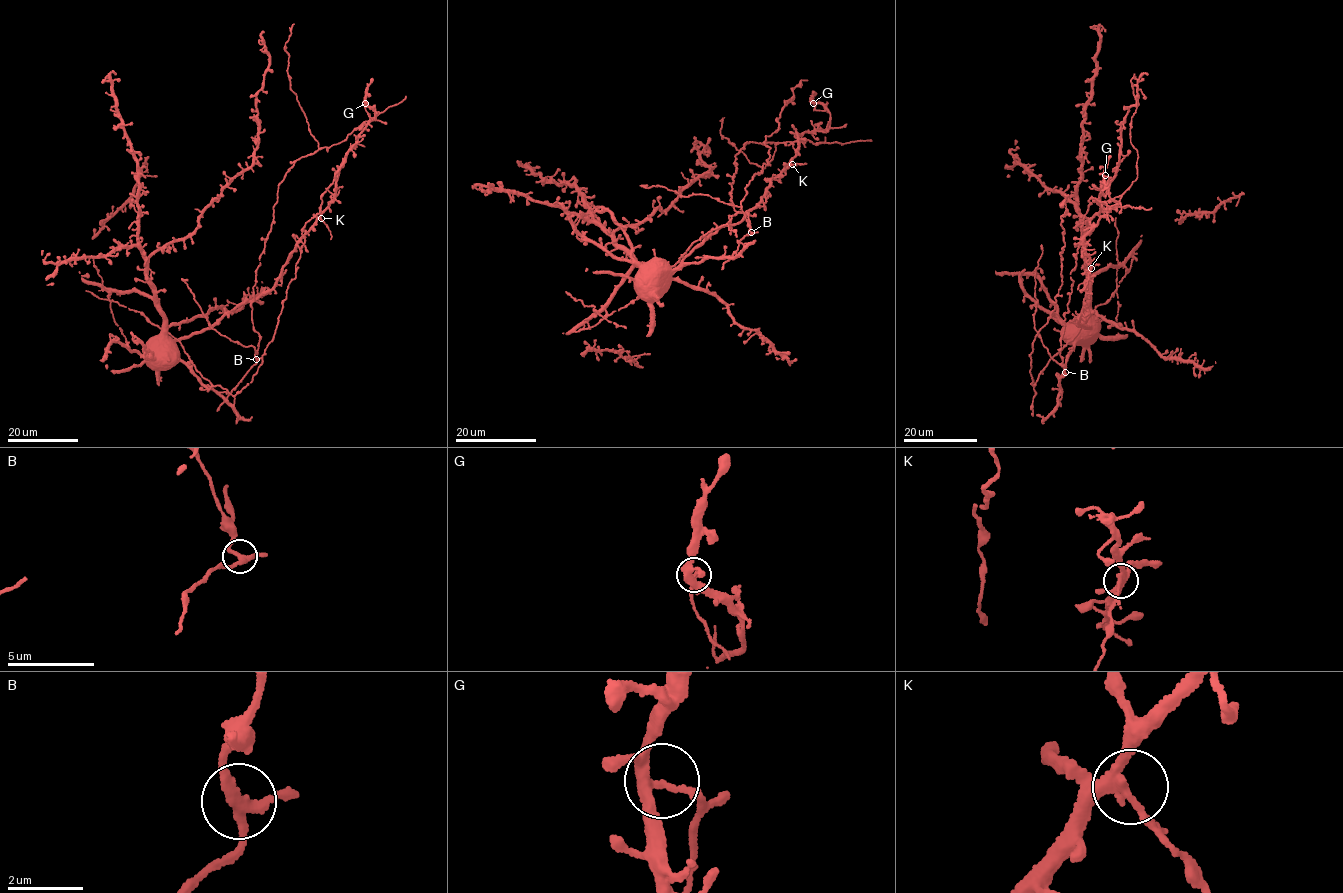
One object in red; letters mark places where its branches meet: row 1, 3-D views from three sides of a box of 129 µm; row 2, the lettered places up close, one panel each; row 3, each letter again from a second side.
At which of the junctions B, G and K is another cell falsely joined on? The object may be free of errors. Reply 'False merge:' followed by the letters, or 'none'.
False merge: none

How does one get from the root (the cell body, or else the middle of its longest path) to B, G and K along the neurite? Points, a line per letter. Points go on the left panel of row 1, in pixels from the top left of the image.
B: (161, 349), (179, 359), (204, 384), (226, 401), (256, 359)
G: (161, 349), (210, 328), (272, 288), (296, 243), (333, 200), (343, 158), (375, 118), (365, 103)
K: (161, 349), (165, 343), (210, 328), (237, 306), (268, 292), (296, 243), (321, 218)

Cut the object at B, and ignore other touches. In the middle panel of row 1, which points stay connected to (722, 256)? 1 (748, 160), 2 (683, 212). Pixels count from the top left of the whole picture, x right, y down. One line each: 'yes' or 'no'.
1: no
2: yes

